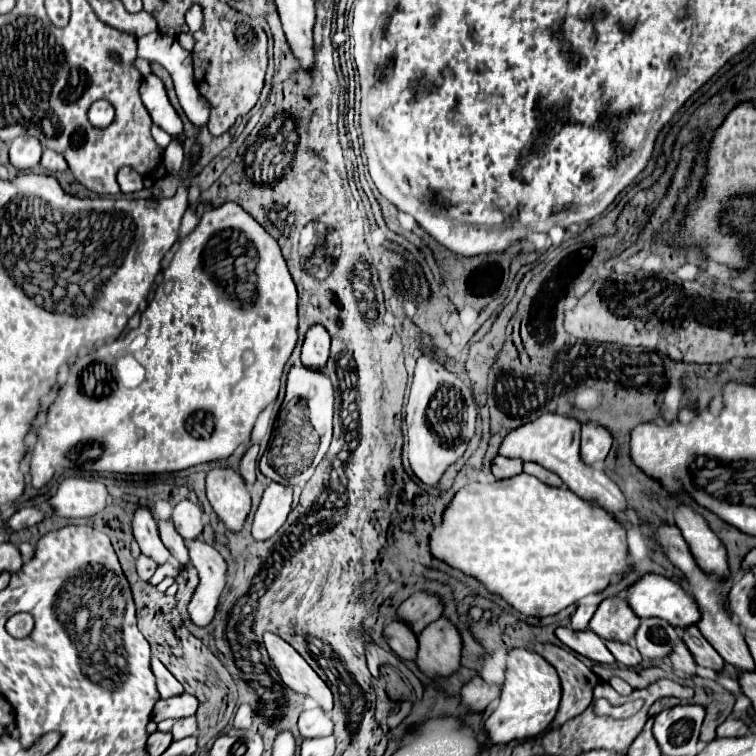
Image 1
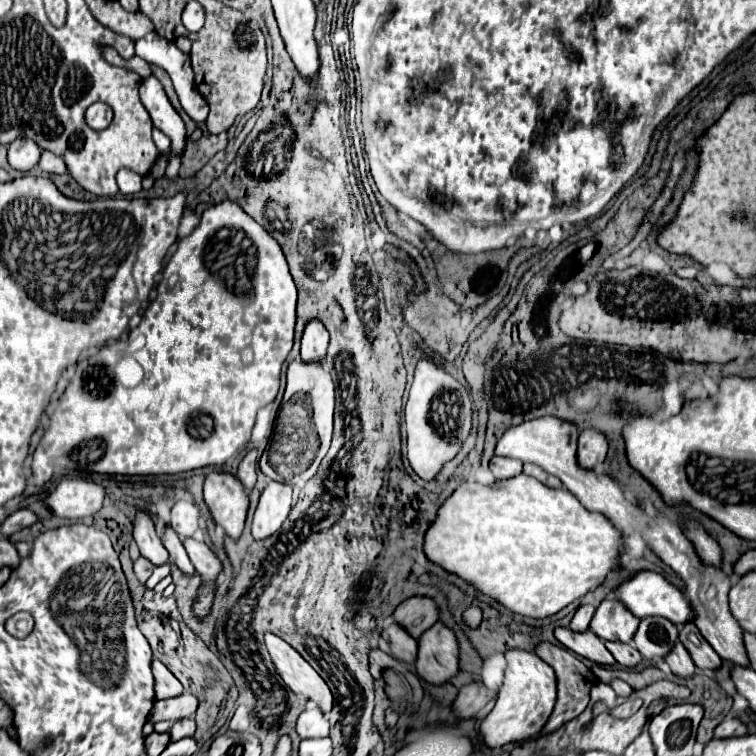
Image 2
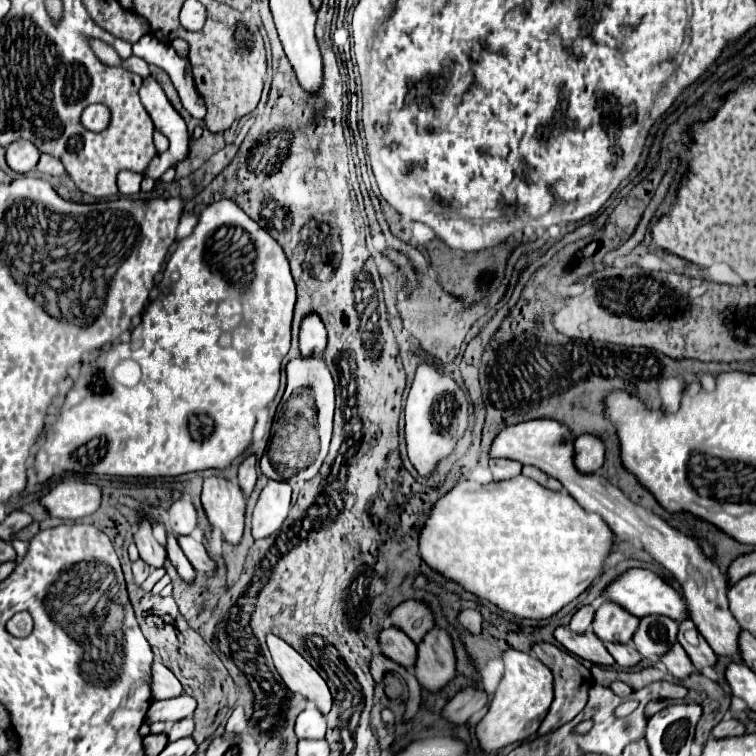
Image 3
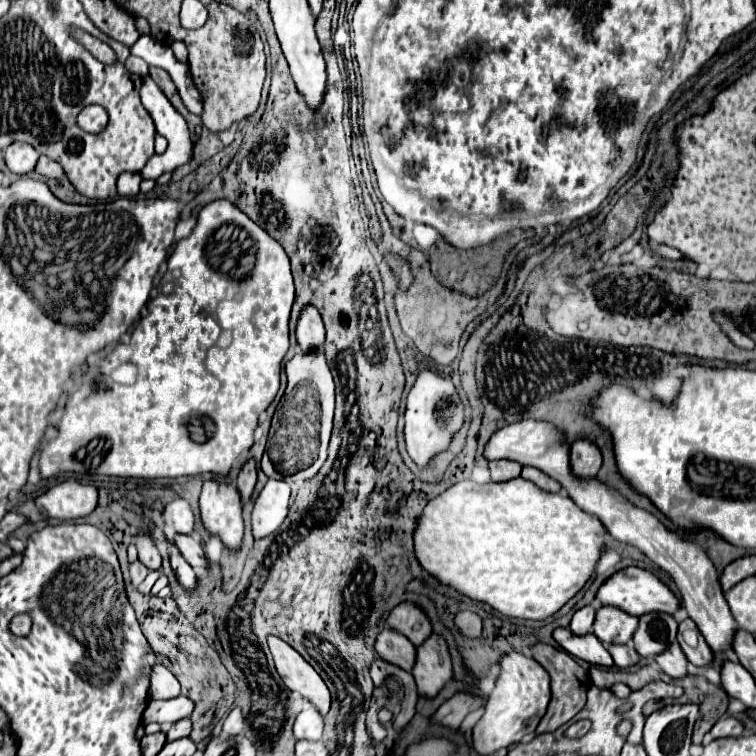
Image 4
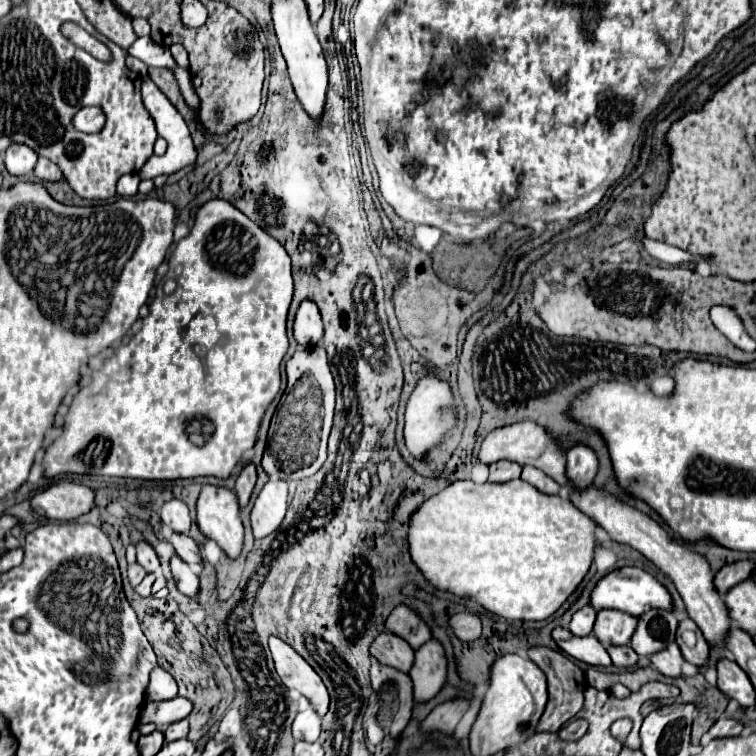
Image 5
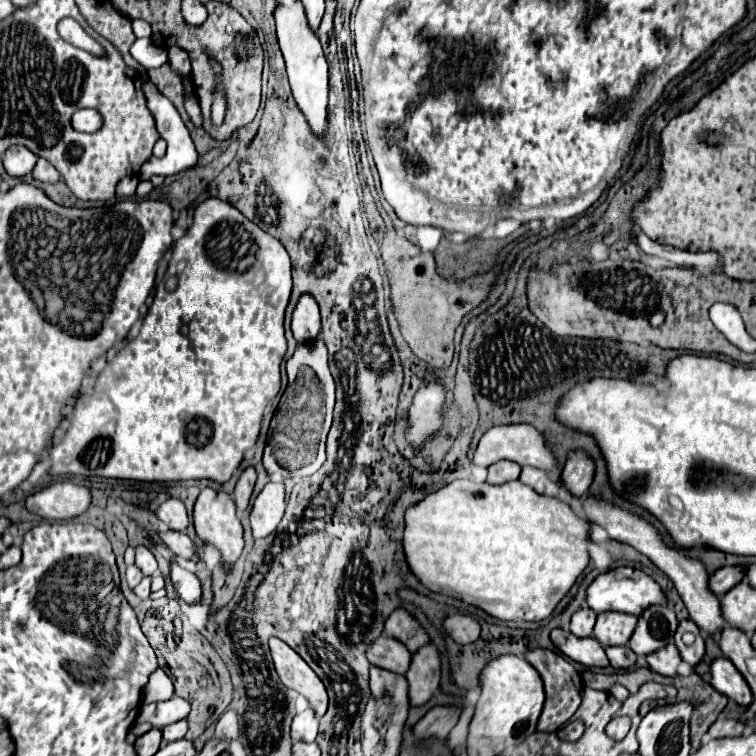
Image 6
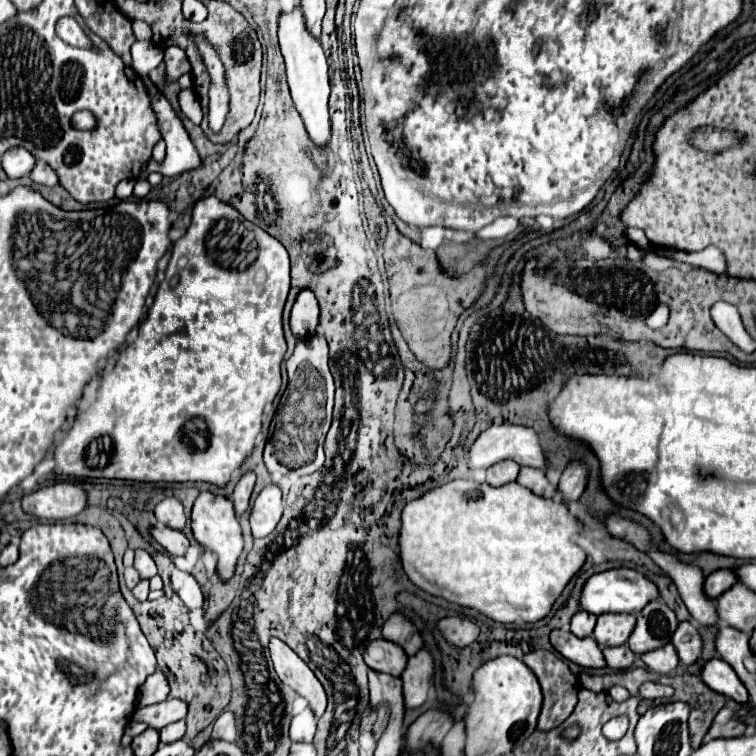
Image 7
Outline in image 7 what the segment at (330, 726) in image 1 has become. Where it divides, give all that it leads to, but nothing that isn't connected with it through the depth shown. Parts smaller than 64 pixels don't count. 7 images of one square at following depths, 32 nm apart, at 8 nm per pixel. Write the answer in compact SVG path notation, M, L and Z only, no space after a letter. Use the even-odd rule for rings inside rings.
M306 708L298 716L294 716L292 724L290 724L292 742L312 742L314 734L316 734L316 722L318 720L310 708Z

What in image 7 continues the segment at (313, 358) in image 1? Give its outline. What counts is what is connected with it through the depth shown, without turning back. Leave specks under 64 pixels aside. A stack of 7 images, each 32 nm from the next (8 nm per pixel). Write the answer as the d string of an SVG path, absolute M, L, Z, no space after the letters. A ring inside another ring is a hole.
M302 290L296 298L296 304L290 314L290 328L292 328L294 336L298 340L304 340L310 334L316 334L318 318L320 318L320 310L318 310L316 296L310 290Z

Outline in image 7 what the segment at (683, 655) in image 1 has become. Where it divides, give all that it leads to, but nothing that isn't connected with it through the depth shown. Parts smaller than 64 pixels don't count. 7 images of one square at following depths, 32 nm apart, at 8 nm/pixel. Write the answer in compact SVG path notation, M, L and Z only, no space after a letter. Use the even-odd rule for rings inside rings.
M666 644L658 650L652 650L652 652L644 654L642 660L646 662L648 670L660 672L660 674L674 674L678 664L680 664L680 660L676 656L676 648L672 644Z

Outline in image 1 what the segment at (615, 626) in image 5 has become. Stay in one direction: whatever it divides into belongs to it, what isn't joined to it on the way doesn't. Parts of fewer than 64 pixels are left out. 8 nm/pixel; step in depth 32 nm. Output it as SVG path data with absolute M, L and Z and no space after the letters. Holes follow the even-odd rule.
M606 598L590 620L590 630L596 632L602 640L630 642L640 626L640 618L632 612L630 604L624 598Z

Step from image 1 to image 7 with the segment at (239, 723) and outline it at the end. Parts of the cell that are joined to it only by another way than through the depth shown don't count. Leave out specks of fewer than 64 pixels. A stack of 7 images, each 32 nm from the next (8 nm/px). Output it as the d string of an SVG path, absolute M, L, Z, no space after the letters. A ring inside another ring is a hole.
M226 710L226 712L214 722L212 738L216 738L216 740L226 740L226 742L236 740L236 716L234 716L234 712Z

